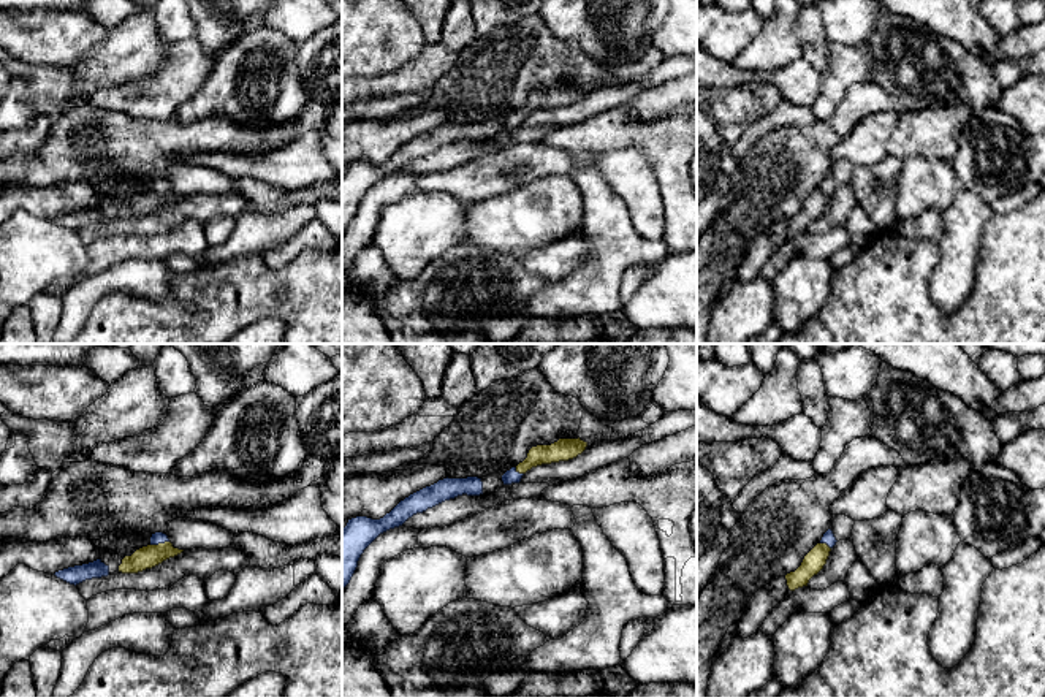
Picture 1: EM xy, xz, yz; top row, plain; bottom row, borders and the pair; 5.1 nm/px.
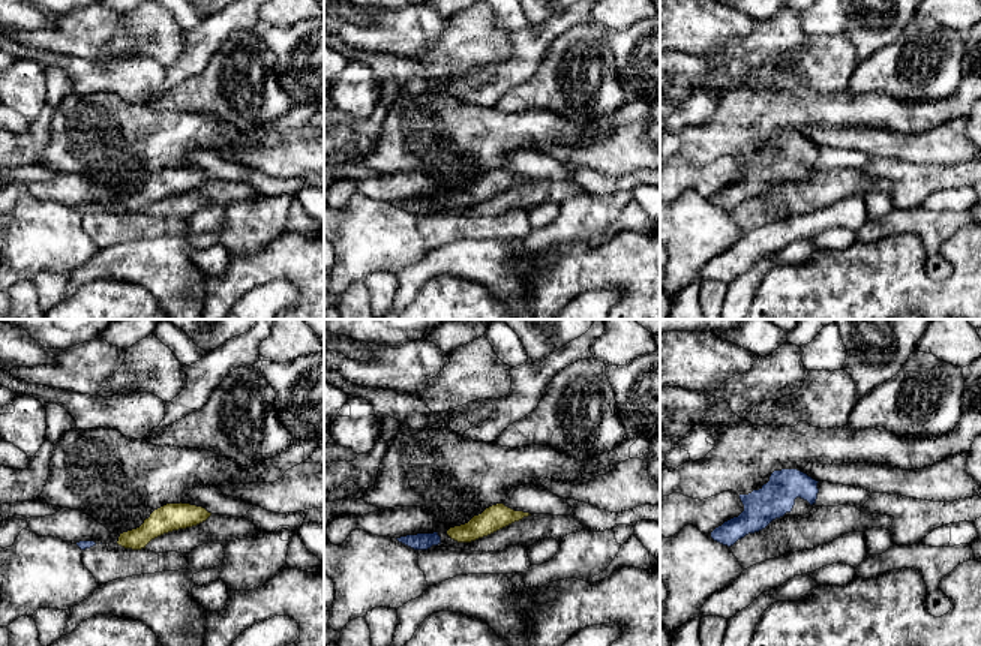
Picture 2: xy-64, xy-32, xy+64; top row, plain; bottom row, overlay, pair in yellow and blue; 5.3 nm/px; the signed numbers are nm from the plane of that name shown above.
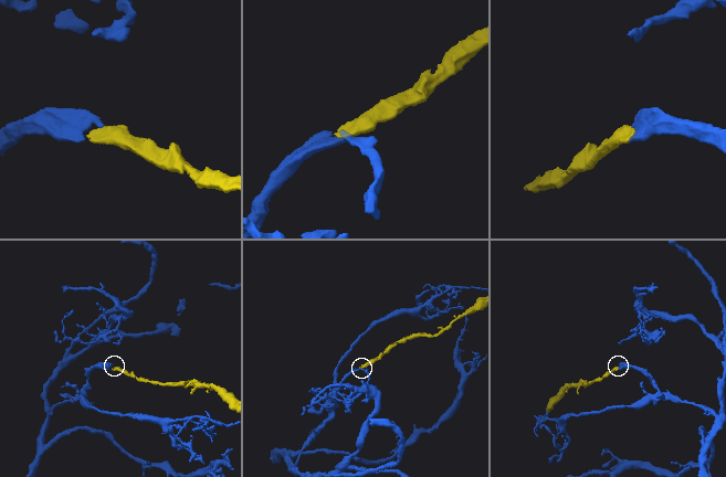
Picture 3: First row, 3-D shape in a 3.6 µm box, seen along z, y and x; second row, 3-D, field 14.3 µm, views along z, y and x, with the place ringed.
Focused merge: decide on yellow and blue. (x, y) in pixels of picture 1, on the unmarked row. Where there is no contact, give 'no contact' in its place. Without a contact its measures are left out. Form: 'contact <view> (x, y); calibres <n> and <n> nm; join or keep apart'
contact xy (159, 189); calibres 120 and 60 nm; join

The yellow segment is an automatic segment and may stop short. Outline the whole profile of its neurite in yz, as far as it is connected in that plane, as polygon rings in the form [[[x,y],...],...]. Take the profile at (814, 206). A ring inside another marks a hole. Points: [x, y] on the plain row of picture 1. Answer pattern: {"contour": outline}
{"contour": [[[828,174],[822,185],[804,201],[801,211],[795,217],[785,220],[790,236],[808,231],[809,225],[826,209],[830,196],[836,187],[833,176]]]}

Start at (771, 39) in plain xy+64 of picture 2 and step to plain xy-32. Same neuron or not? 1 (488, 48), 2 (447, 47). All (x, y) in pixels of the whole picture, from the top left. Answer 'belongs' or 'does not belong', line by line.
1: belongs
2: belongs

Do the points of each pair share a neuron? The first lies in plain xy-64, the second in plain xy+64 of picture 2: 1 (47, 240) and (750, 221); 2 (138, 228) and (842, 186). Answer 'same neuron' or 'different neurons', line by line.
1: different neurons
2: different neurons

